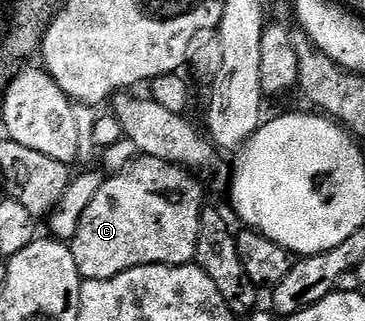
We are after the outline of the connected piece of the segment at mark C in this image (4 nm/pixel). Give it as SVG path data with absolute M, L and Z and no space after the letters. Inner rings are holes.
M146 156L136 159L135 166L128 165L104 177L97 196L93 196L93 204L89 204L81 216L75 237L70 239L69 245L73 260L77 260L80 279L109 280L138 266L185 266L195 261L197 236L205 209L204 183L192 171L171 162Z

